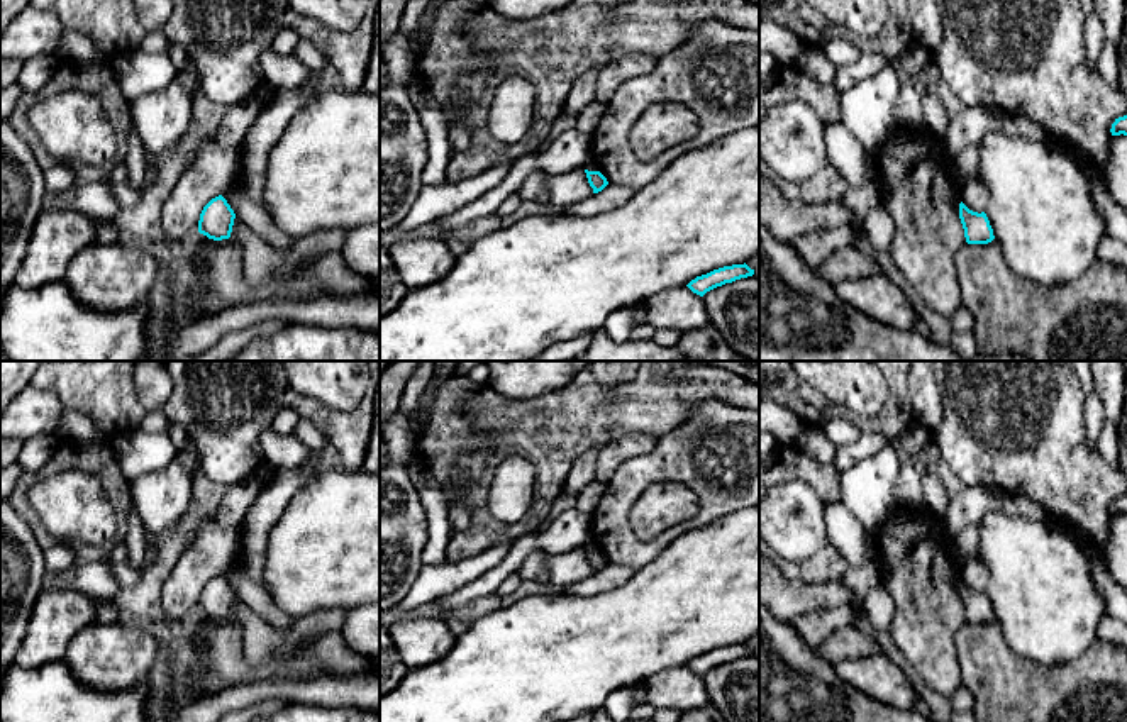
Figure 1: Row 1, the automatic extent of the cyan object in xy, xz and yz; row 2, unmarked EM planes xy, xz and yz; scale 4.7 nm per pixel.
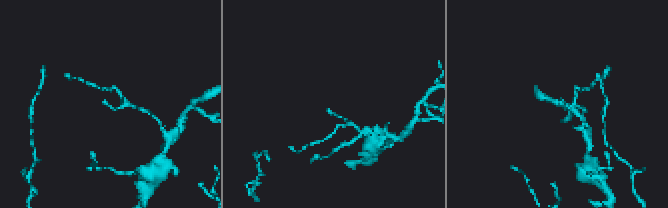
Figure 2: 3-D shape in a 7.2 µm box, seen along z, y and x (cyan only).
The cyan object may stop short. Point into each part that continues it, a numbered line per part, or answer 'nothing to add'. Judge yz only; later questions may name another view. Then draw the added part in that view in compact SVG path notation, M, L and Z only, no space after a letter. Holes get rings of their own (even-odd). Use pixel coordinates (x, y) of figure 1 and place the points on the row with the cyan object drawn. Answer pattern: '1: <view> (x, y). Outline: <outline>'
nothing to add

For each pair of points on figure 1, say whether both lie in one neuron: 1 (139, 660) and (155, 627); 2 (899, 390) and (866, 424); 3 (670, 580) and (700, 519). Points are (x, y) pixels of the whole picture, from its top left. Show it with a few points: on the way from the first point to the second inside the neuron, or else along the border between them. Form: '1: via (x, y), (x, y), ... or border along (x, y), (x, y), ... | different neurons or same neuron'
1: border along (127, 626), (153, 636), (158, 660), (151, 672) | different neurons
2: via (899, 402), (878, 424) | same neuron
3: border along (731, 512), (687, 533) | different neurons

